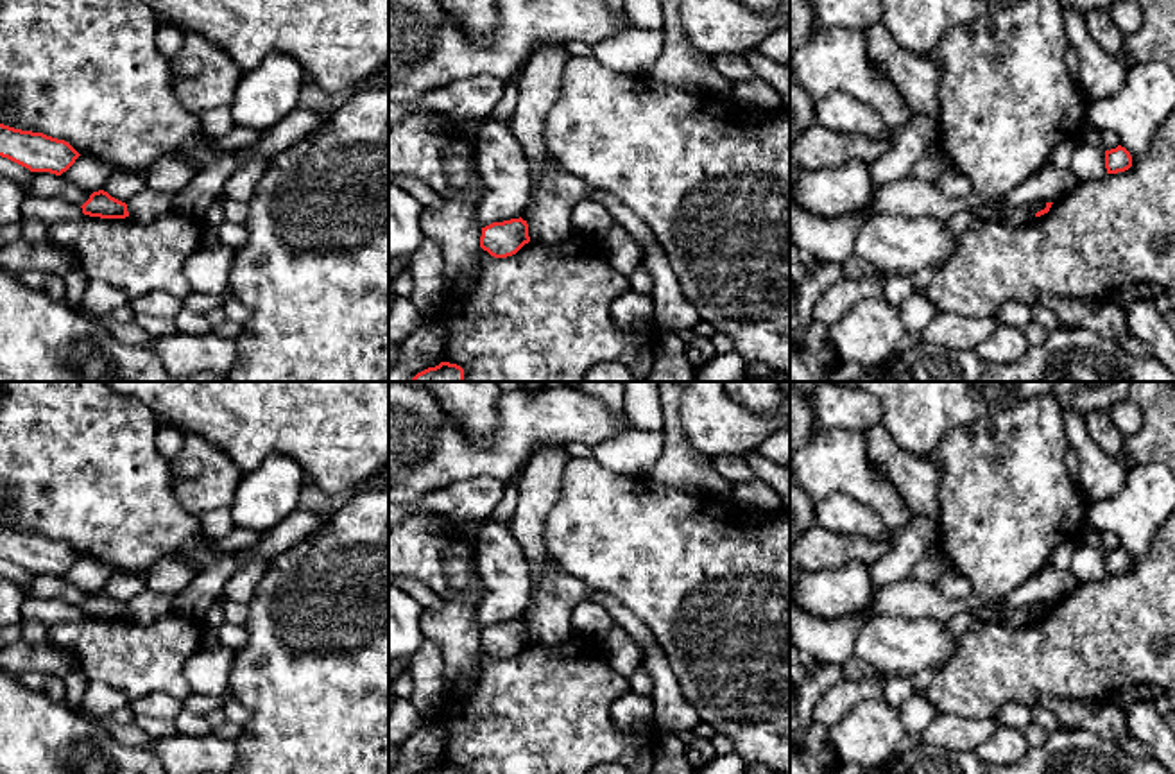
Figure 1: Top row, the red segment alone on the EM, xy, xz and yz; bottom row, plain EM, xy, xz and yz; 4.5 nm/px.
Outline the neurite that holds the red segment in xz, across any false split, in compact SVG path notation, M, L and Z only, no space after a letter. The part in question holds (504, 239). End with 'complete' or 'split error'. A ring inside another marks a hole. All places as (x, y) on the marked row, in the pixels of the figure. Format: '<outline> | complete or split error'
M521 217L482 228L480 247L494 258L512 256L528 242L528 224Z | complete

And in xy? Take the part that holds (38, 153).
M0 124L0 156L30 172L61 176L81 154L64 140Z | complete

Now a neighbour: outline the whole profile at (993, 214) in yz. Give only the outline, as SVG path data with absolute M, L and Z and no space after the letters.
M987 204L978 208L969 208L980 220L987 224L999 224L1014 208L1007 204Z

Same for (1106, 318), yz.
M1039 296L1035 303L1051 310L1069 328L1085 328L1116 342L1130 335L1125 308L1111 299L1075 301L1057 296Z

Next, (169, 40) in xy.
M159 25L156 32L156 47L167 57L174 57L183 47L184 32L177 27Z

